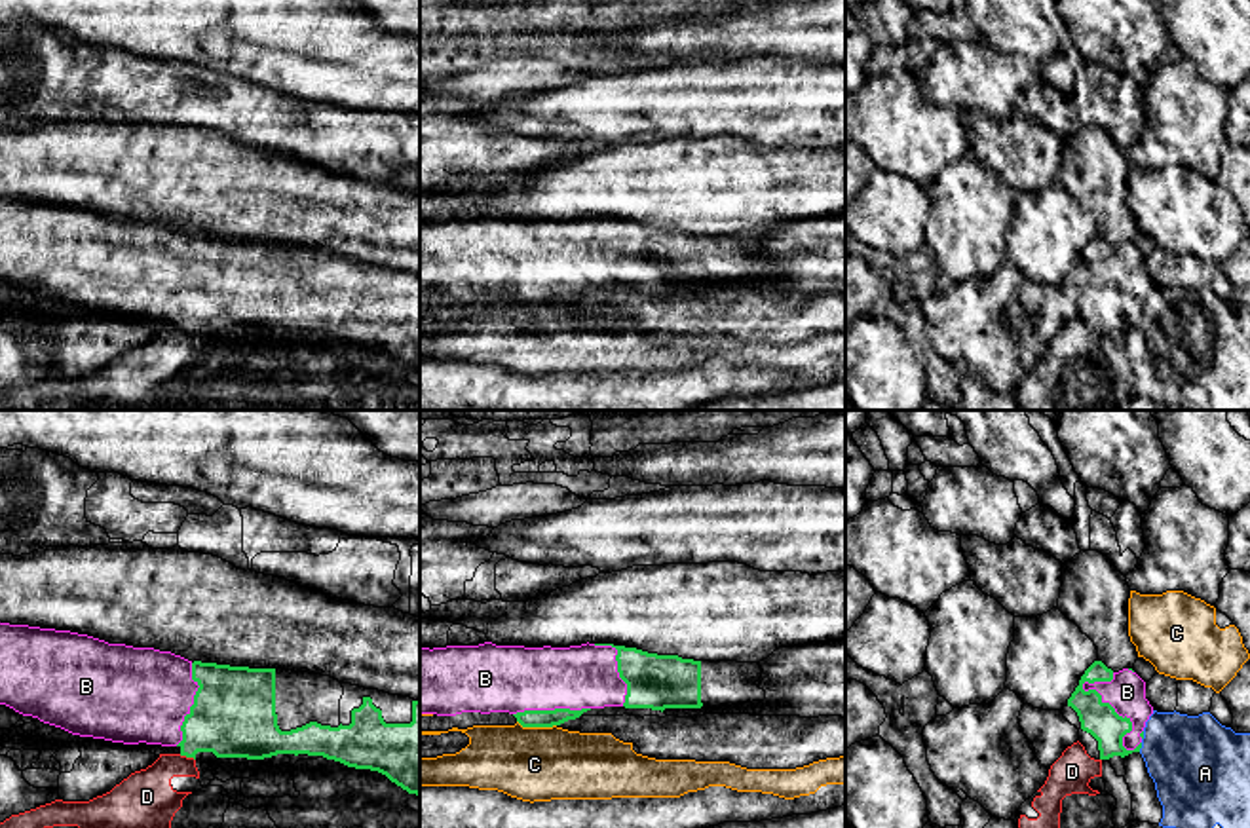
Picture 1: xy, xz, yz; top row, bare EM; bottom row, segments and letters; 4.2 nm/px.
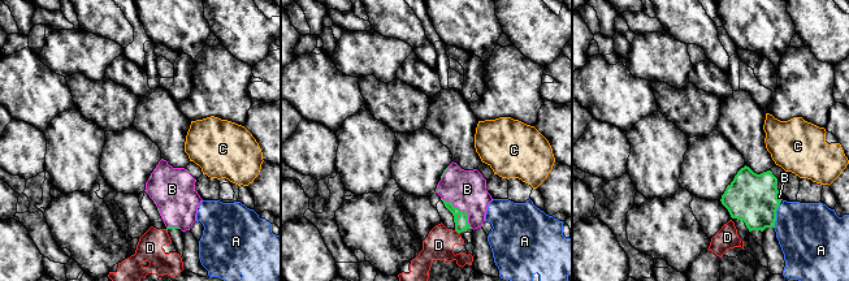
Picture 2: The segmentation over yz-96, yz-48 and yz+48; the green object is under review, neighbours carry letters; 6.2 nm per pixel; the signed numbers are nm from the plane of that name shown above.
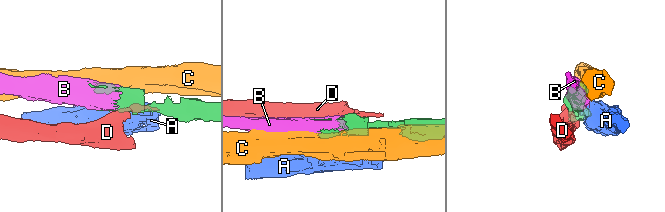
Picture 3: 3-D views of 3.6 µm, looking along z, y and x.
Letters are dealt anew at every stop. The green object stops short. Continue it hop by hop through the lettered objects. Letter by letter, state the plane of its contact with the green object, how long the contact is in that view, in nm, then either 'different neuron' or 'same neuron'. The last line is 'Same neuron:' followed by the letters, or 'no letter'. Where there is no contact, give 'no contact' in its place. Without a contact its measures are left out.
A: meets green in yz; contact 40 nm long; different neuron
B: meets green in yz; contact 360 nm long; same neuron
C: meets green in xz; contact 170 nm long; different neuron
D: meets green in xy; contact 80 nm long; different neuron
Same neuron: B

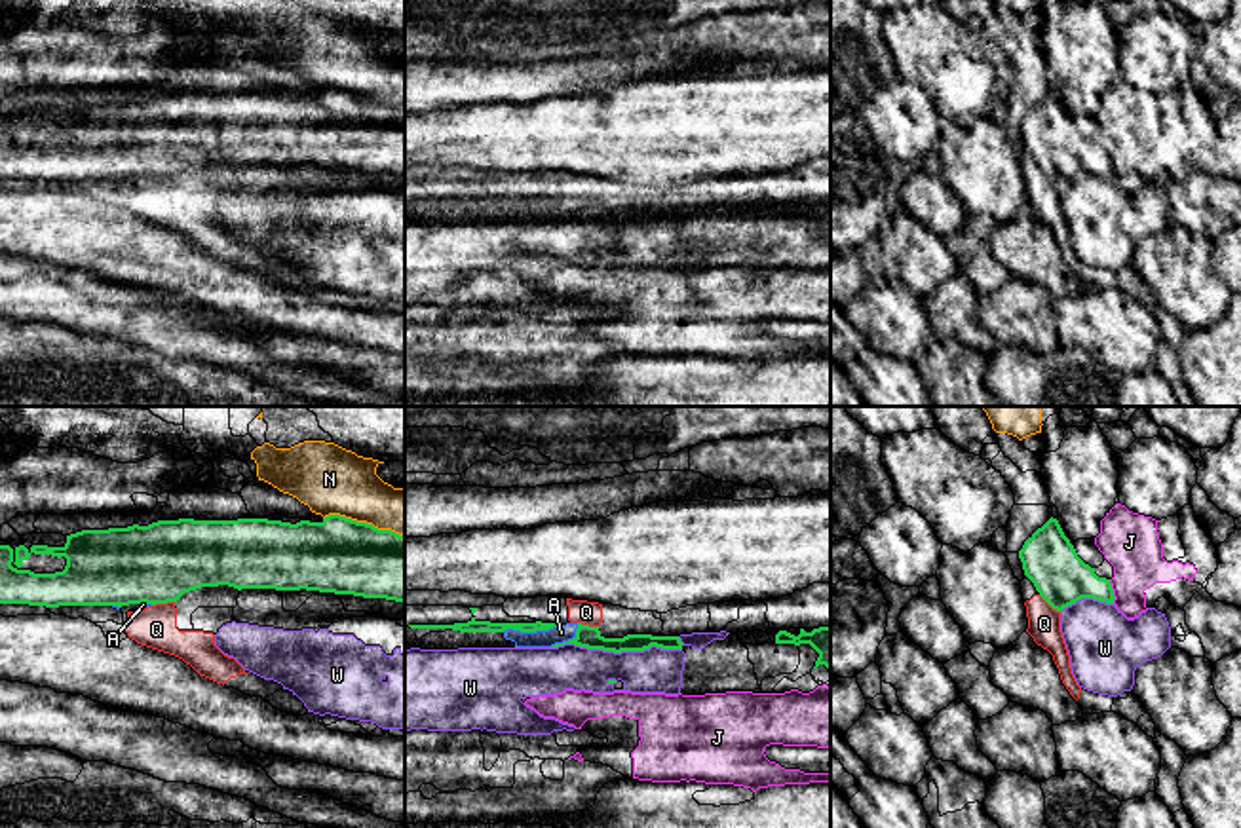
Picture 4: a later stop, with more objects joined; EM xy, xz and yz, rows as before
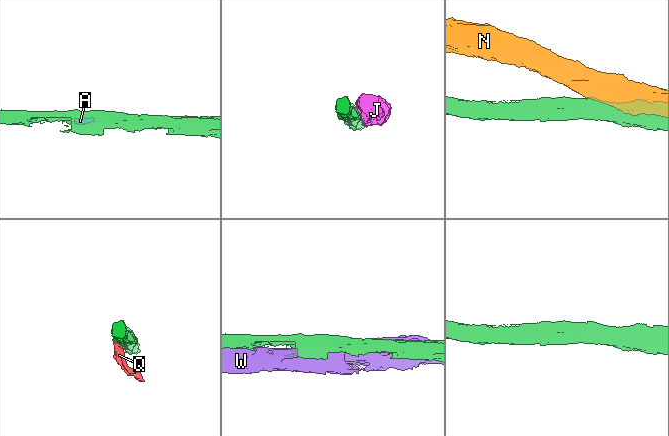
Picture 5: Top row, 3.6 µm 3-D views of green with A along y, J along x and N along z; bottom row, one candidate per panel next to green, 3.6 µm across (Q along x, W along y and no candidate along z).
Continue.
A: meets green in xz; contact 240 nm long; different neuron
J: meets green in yz; contact 110 nm long; different neuron
N: meets green in xy; contact 360 nm long; different neuron
Q: meets green in xy; contact 100 nm long; different neuron
W: meets green in xz; contact 550 nm long; different neuron
Same neuron: no letter

